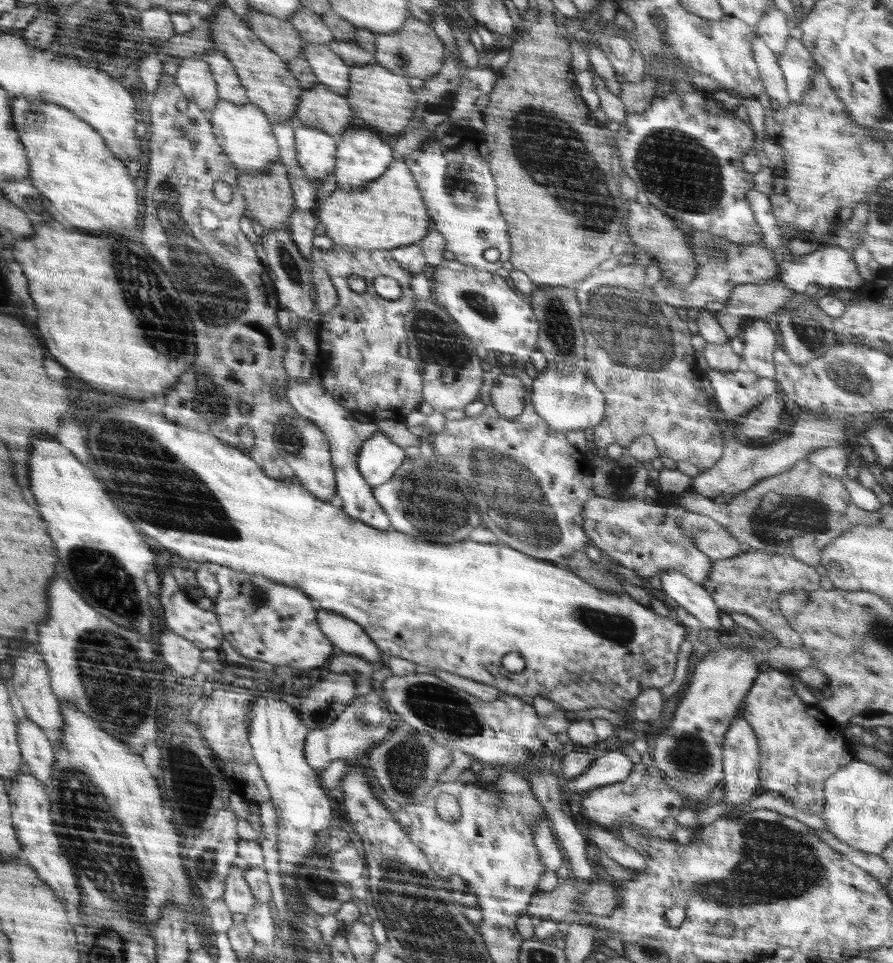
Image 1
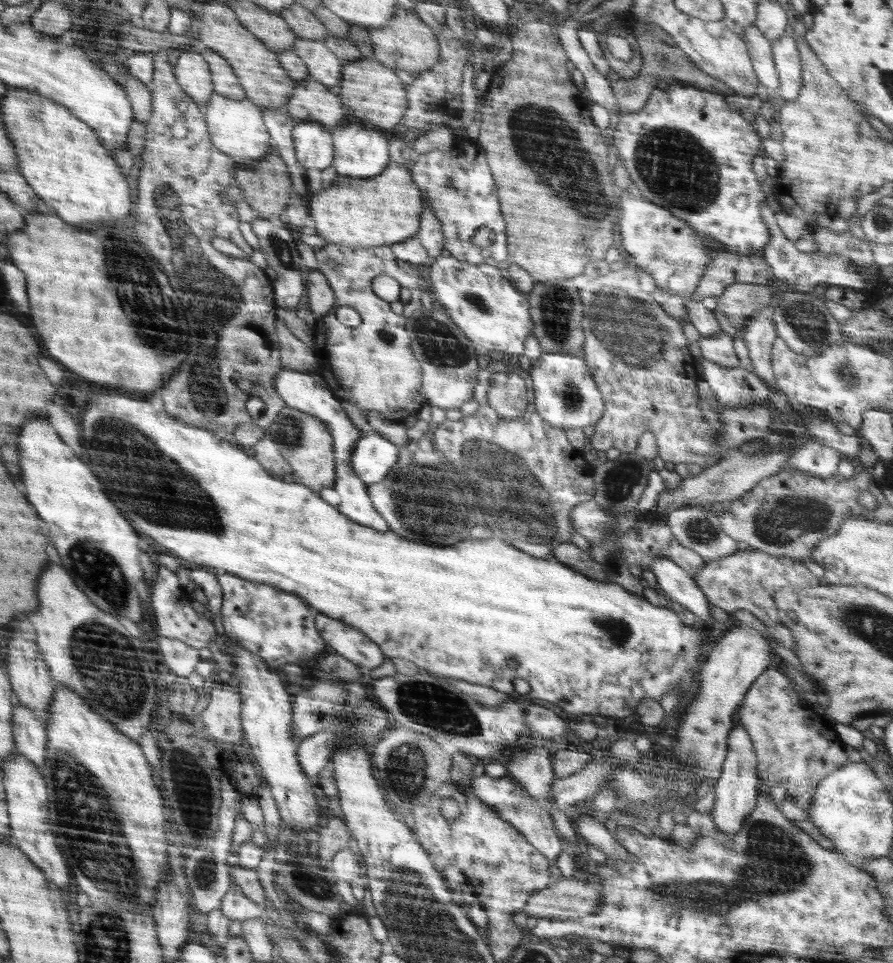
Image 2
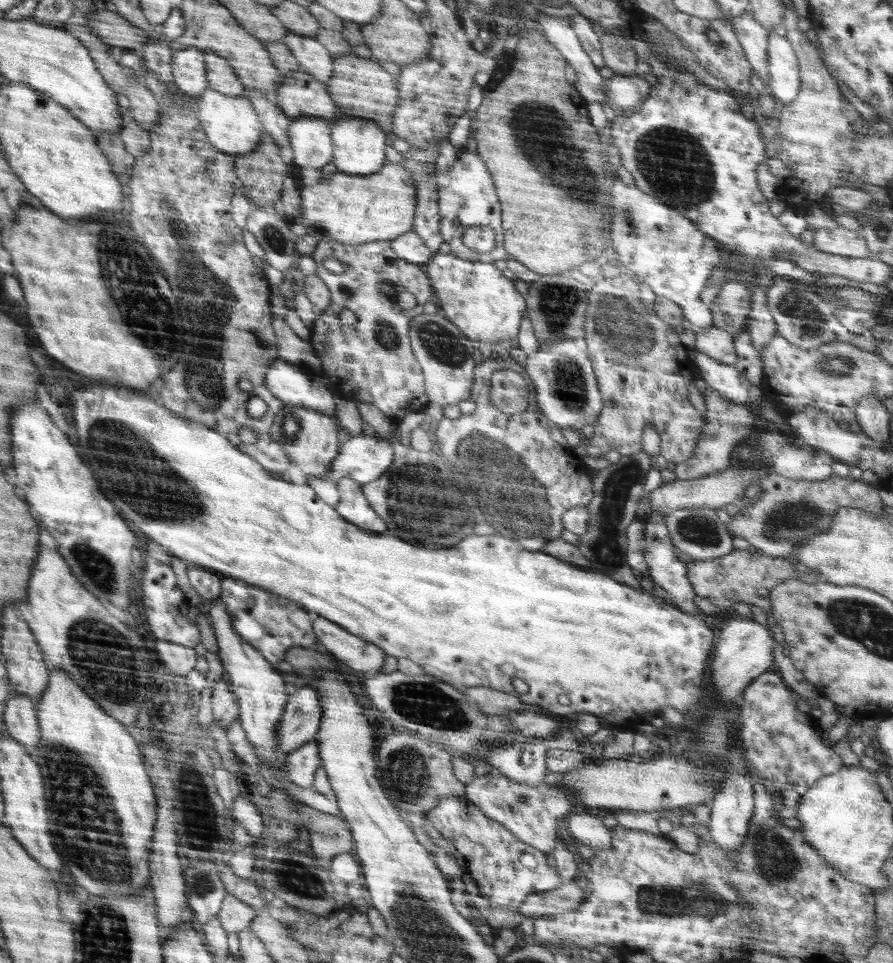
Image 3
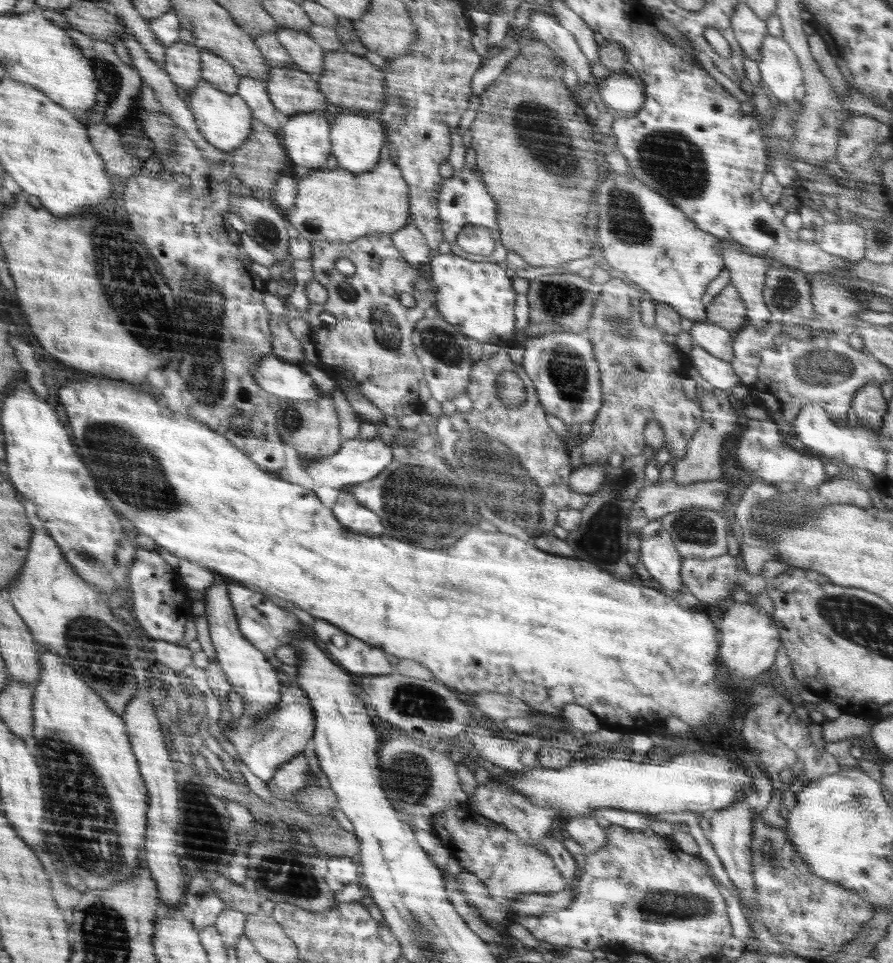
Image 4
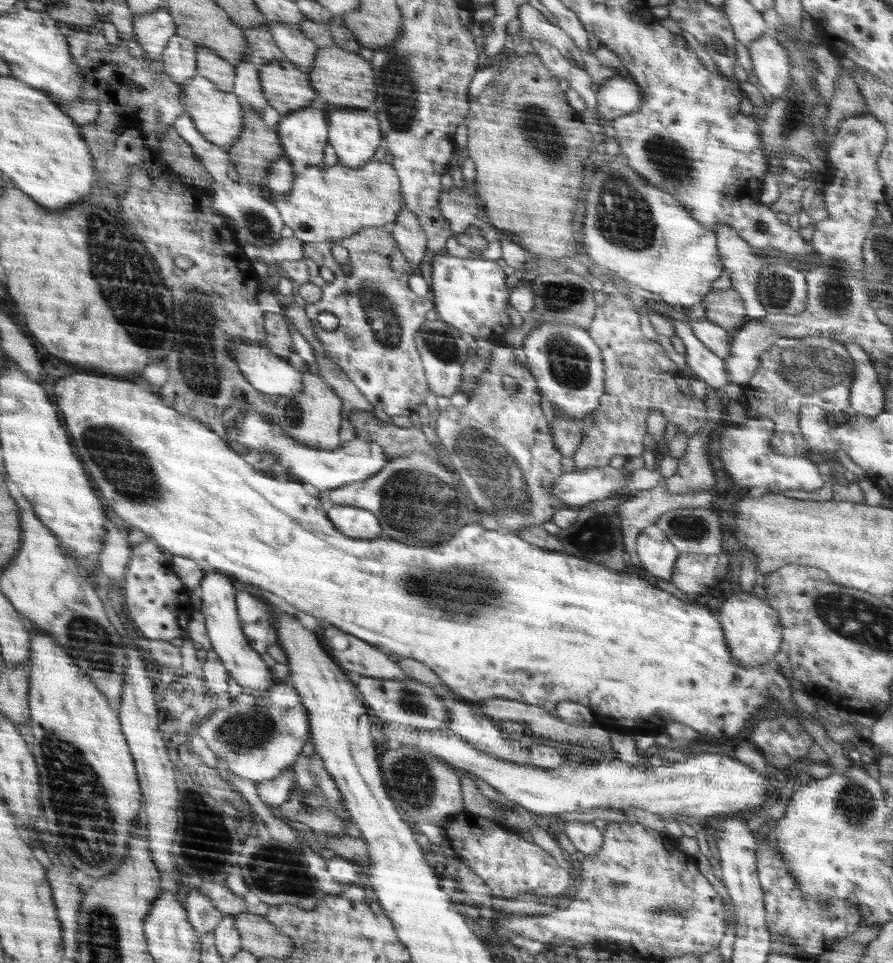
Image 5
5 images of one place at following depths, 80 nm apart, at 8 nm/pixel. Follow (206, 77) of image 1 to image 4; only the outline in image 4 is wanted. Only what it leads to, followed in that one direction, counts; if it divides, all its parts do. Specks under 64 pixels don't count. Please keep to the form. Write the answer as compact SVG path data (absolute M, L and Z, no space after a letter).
M174 42L166 52L166 71L171 81L184 89L196 90L202 82L202 50L197 45Z

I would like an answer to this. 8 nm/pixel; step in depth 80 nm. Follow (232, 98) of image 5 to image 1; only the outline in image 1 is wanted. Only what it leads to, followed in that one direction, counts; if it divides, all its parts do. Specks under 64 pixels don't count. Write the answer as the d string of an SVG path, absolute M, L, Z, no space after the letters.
M220 98L214 110L206 113L216 132L217 143L242 173L261 173L270 163L279 159L279 146L272 122L258 105L250 102L239 105Z

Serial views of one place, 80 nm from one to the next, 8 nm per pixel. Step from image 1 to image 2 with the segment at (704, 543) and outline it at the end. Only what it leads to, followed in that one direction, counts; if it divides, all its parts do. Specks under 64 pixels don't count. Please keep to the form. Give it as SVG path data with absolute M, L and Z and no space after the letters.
M682 507L667 516L676 541L705 558L706 562L735 554L737 541L728 536L715 513L700 507Z

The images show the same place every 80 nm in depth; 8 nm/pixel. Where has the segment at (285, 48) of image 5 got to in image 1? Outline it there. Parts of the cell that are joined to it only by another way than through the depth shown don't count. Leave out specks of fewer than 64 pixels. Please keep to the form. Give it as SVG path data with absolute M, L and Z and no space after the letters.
M306 43L302 57L309 63L318 83L345 96L349 91L350 65L323 44Z

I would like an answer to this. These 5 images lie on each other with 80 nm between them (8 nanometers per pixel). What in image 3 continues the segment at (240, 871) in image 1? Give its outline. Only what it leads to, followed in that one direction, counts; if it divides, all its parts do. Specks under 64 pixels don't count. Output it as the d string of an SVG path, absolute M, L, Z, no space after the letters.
M227 895L217 916L220 919L220 925L227 933L237 932L239 934L241 930L249 928L252 920L262 912L263 910L254 909L240 899Z

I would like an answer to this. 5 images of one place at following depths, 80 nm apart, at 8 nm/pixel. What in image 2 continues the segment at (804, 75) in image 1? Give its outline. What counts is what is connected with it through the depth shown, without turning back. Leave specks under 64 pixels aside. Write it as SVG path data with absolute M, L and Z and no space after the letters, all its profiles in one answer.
M784 34L771 44L774 67L778 73L779 95L786 101L794 101L803 85L802 63L791 34Z

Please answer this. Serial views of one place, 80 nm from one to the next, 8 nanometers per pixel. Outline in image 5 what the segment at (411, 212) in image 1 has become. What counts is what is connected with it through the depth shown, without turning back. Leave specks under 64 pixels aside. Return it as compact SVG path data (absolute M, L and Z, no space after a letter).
M339 160L333 166L308 166L303 172L294 174L292 188L287 195L273 196L271 203L279 211L286 226L292 228L294 237L302 242L326 242L352 236L364 227L390 228L397 219L397 212L404 210L405 204L400 192L399 176L391 163L370 161L360 168L350 168Z

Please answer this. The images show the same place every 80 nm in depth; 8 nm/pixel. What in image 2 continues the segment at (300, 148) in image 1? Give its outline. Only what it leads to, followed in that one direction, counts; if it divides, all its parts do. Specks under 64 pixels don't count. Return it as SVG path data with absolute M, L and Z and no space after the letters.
M312 121L296 122L292 131L297 161L307 168L308 189L317 194L322 189L321 171L334 160L330 129Z

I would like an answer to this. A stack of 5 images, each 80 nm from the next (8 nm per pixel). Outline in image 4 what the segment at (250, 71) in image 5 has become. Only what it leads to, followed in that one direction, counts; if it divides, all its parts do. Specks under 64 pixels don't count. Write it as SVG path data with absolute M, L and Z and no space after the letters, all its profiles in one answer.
M248 75L240 76L240 84L236 94L247 101L248 107L252 109L254 119L267 124L275 131L280 132L289 119L288 115L282 115L276 111L269 99L264 80L261 81Z

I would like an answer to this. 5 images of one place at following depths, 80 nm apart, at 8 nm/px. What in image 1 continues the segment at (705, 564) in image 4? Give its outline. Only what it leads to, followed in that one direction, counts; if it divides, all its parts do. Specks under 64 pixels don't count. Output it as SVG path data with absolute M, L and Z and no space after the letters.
M749 550L739 556L713 561L709 575L701 585L714 599L720 611L748 614L764 630L768 630L776 636L780 645L786 648L798 648L802 645L801 638L786 622L777 600L784 591L820 589L822 574L823 572L819 568L806 564L796 557Z

